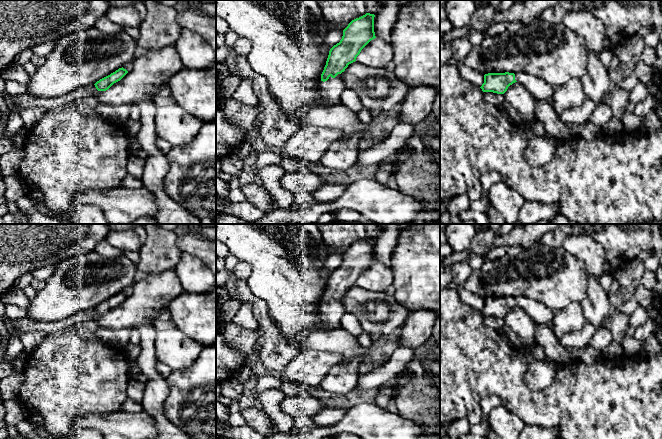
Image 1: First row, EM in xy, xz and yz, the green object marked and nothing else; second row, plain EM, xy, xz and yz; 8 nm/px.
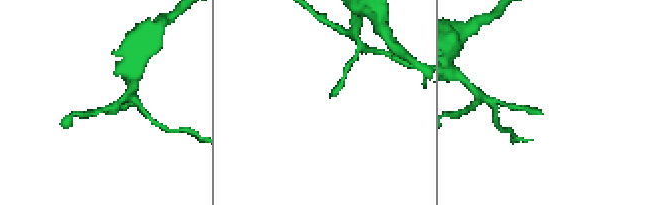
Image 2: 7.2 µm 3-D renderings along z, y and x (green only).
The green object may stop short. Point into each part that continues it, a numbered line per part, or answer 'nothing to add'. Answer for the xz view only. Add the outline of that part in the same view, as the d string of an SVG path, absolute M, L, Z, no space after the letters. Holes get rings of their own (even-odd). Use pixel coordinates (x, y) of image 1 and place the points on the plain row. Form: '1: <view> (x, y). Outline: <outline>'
1: xz (331, 314). Outline: M338 298L335 302L331 300L325 306L321 305L319 308L319 315L322 321L321 327L334 329L341 326L341 319L346 312L344 306Z

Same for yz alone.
1: yz (540, 314). Outline: M515 297L515 304L523 309L535 324L545 324L552 328L555 313L544 304L526 297Z

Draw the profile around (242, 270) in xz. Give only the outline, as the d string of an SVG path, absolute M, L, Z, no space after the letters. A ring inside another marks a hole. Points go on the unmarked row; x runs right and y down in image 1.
M239 262L233 269L233 275L241 280L246 280L249 278L251 274L251 266L248 263Z

